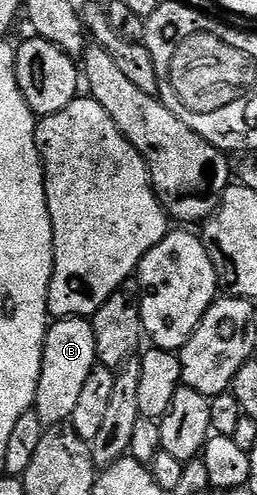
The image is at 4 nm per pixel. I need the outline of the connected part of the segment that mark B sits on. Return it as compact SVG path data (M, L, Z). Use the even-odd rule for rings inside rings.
M82 316L60 318L49 327L44 339L42 366L38 378L34 410L46 426L64 426L74 414L74 406L82 395L82 385L90 378L90 370L98 366L96 343L91 319Z

